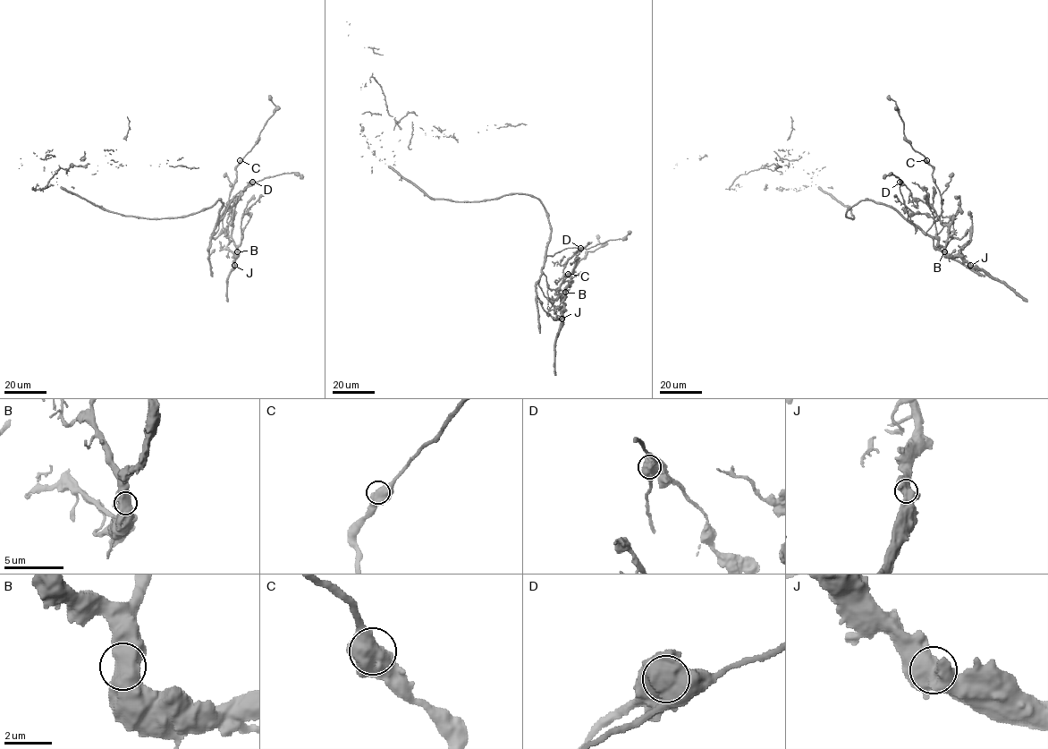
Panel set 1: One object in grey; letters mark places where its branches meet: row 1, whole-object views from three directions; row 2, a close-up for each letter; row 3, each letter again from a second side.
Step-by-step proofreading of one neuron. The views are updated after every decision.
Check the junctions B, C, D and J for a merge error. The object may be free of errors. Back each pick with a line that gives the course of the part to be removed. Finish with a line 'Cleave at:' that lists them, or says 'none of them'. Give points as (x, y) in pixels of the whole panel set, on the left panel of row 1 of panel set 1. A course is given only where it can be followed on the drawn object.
D: Course of the part to remove: (252, 182), (235, 201), (232, 212), (232, 238), (236, 253), (234, 266), (228, 276), (228, 302)
Cleave at: D

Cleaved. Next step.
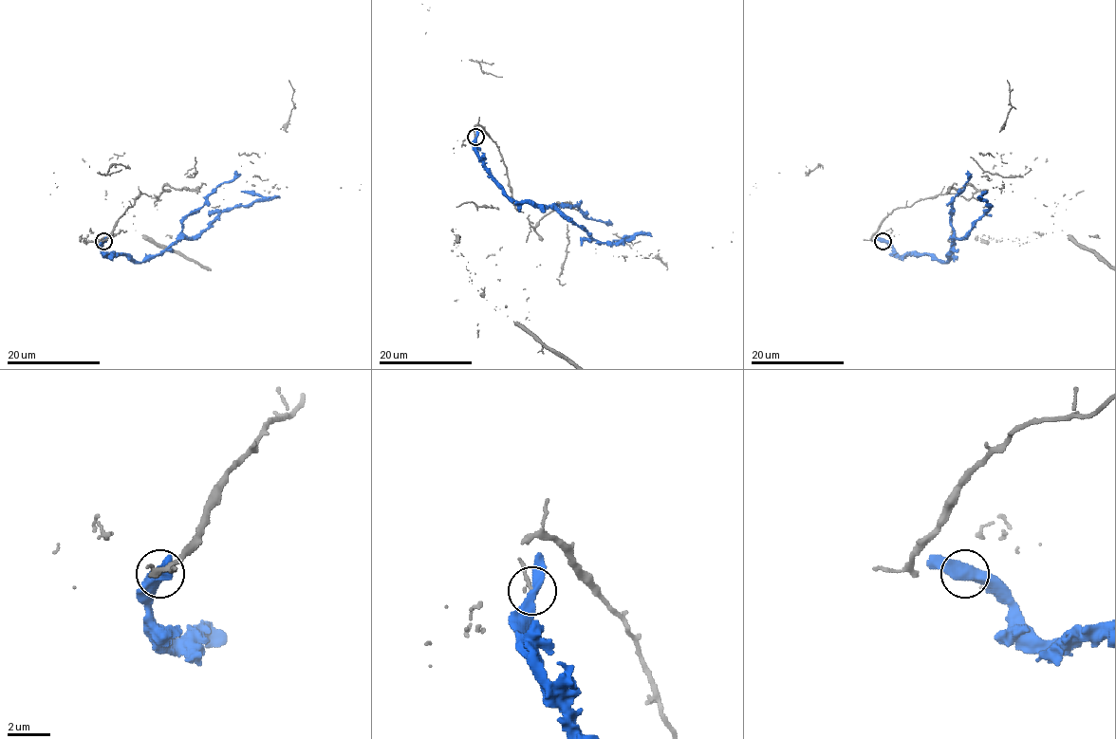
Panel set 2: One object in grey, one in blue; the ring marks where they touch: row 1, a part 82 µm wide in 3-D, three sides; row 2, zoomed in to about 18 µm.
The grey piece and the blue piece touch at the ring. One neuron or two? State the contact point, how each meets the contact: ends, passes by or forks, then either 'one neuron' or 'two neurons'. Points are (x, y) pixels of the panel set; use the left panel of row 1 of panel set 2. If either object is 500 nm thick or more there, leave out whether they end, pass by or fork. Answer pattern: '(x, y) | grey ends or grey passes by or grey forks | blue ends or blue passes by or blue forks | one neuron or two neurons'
(103, 241) | grey ends | blue passes by | two neurons

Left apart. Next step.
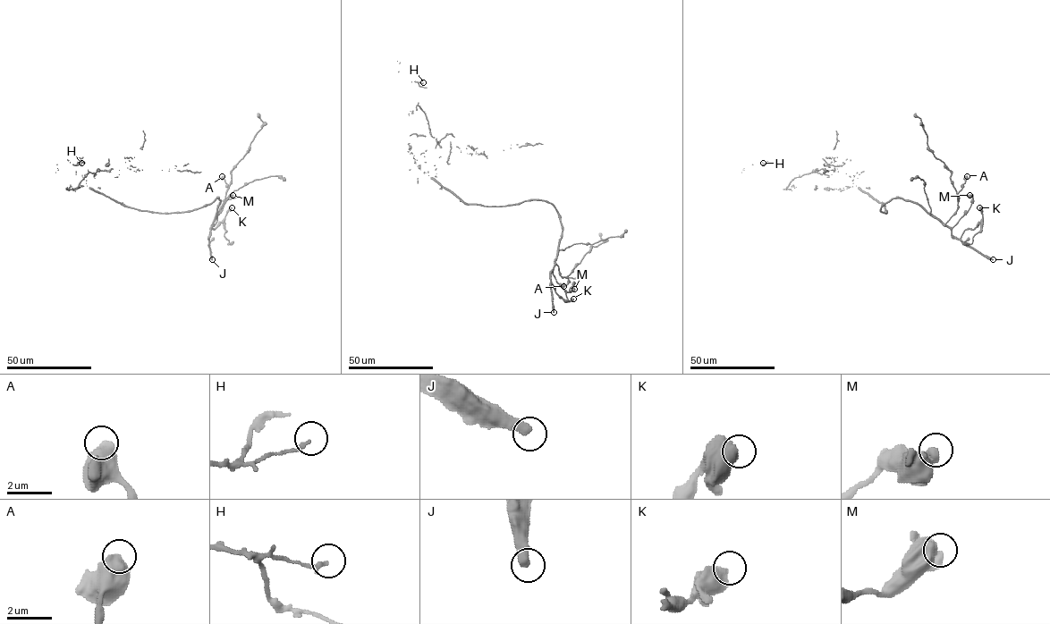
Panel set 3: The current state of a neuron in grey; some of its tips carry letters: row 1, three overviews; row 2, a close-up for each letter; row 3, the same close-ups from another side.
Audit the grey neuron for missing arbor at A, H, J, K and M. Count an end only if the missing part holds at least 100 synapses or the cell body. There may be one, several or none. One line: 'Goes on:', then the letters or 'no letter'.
Goes on: J

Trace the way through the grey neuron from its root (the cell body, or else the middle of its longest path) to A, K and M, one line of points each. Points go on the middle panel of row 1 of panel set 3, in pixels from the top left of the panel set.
A: (516, 204), (541, 199), (554, 207), (562, 229), (554, 263), (560, 274), (567, 276), (570, 282), (563, 286)
K: (516, 204), (541, 199), (554, 207), (562, 232), (551, 273), (551, 282), (554, 291), (565, 301), (573, 299)
M: (516, 204), (541, 199), (554, 207), (562, 232), (553, 274), (565, 291), (574, 289)

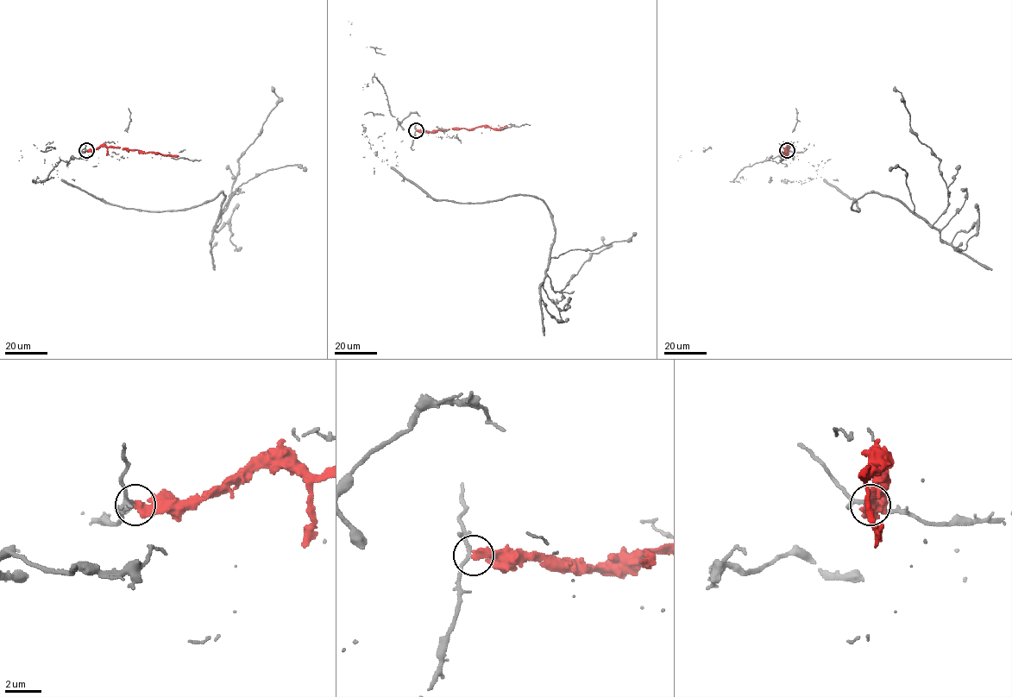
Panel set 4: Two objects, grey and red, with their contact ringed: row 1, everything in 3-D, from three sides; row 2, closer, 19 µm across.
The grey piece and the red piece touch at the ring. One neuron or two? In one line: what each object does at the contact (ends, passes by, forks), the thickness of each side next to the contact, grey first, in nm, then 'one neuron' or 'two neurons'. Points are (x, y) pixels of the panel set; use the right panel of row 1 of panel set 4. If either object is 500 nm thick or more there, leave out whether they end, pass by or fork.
grey passes by; red ends; calibres 200 and 480 nm; two neurons

